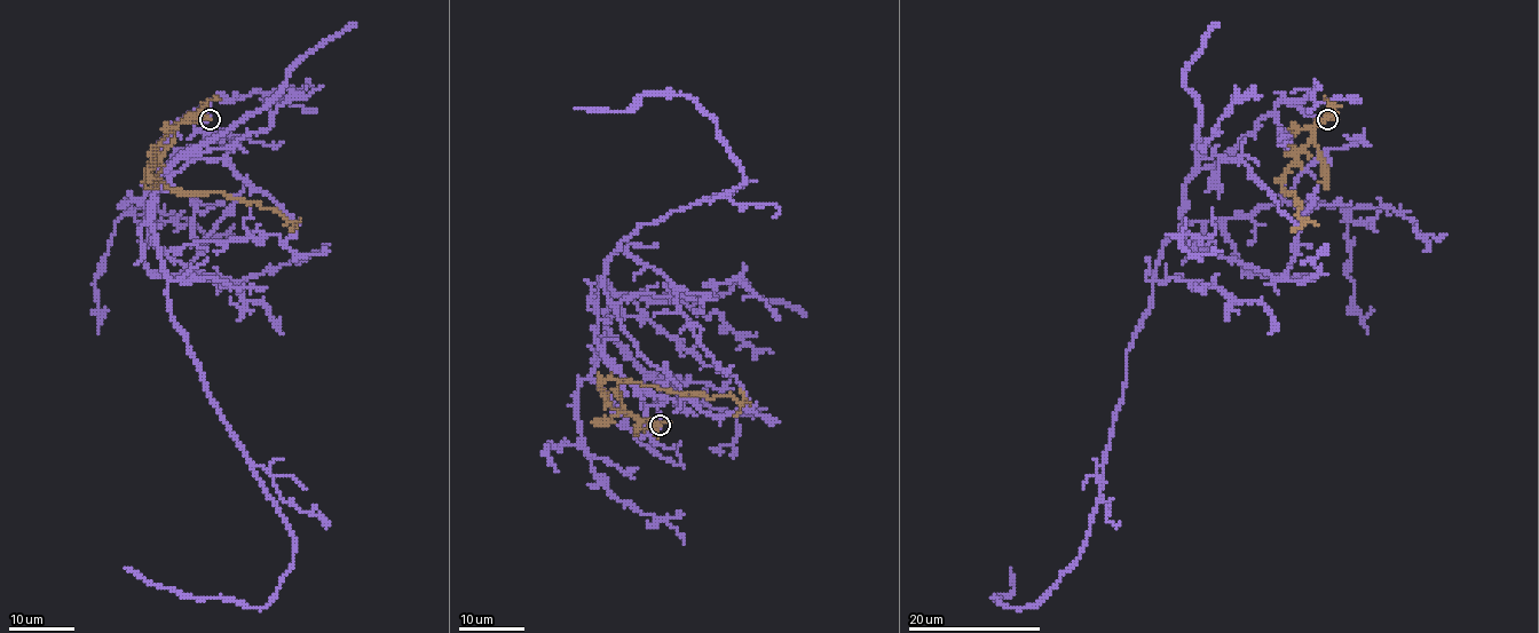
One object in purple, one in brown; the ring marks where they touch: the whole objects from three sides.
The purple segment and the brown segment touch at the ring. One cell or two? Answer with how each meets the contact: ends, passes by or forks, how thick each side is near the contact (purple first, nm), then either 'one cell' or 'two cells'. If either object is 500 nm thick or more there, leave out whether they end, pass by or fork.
purple ends; brown ends; calibres 240 and 280 nm; two cells

